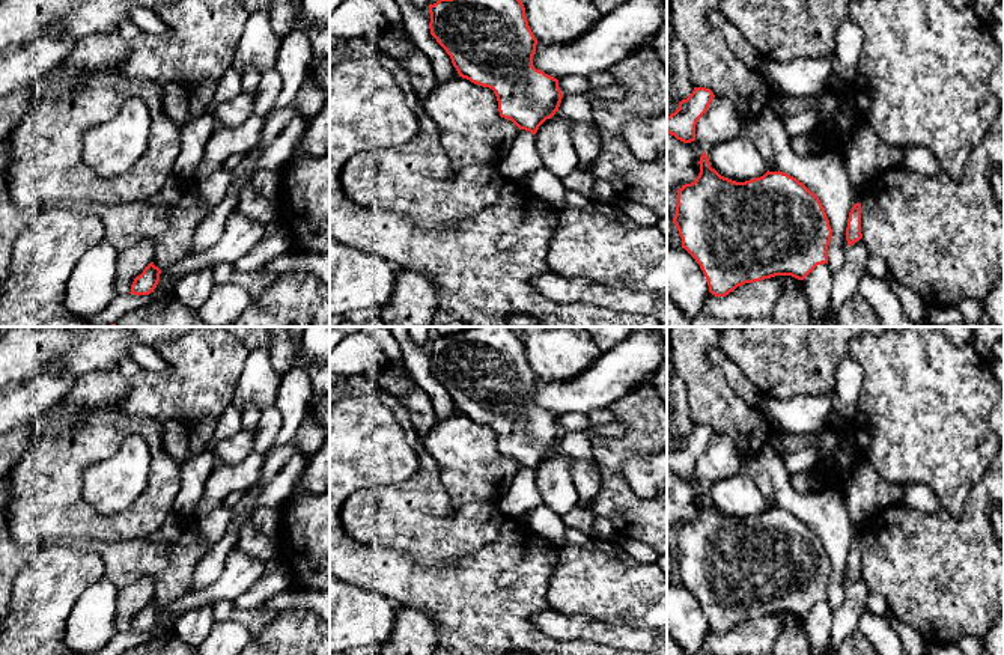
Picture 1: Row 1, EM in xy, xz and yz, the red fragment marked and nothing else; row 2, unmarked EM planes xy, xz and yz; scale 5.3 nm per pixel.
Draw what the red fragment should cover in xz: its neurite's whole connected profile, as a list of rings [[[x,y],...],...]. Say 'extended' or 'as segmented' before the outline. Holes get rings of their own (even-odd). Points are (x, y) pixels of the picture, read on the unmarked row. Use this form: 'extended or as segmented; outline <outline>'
as segmented; outline [[[470,327],[429,342],[429,351],[431,372],[450,393],[459,414],[492,426],[501,455],[534,473],[558,449],[563,435],[558,417],[533,404],[537,376],[521,336],[507,327]]]

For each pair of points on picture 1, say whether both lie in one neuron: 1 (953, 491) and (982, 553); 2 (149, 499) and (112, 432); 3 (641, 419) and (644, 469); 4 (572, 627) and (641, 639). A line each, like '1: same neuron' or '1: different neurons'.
1: different neurons
2: same neuron
3: different neurons
4: same neuron

